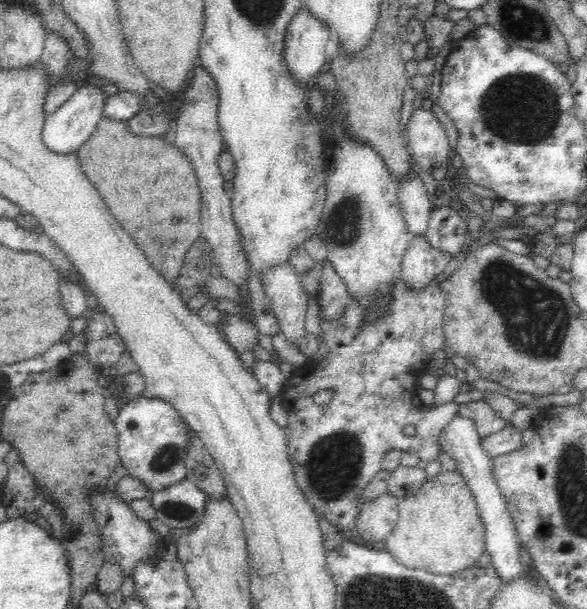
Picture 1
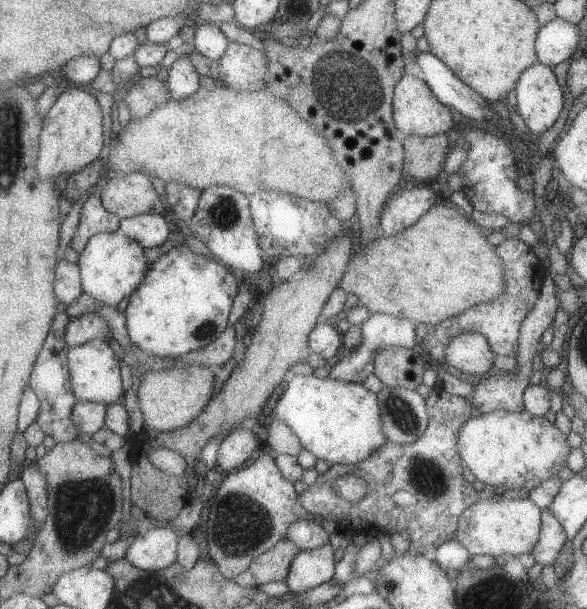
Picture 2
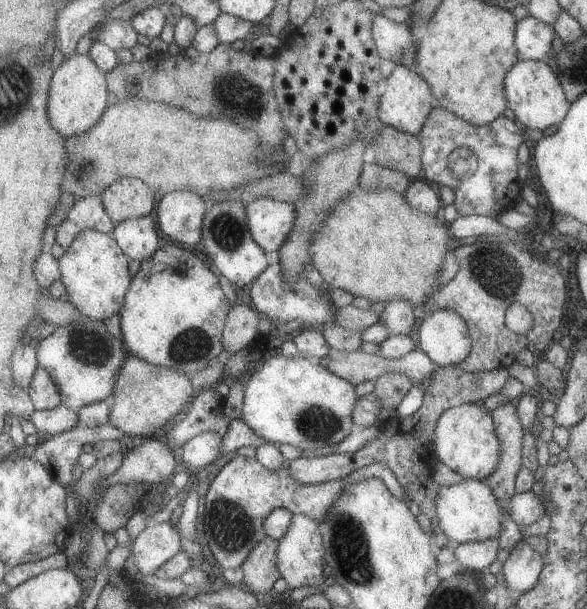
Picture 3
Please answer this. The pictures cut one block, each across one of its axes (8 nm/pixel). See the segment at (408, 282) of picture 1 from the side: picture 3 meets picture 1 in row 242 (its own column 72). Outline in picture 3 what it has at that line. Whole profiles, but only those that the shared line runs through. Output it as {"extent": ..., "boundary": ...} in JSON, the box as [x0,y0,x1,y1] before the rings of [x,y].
{"extent":[28,404,78,438],"boundary":[[[59,404],[52,409],[33,411],[28,420],[33,423],[39,438],[52,437],[71,430],[78,424],[78,416],[74,410]]]}

